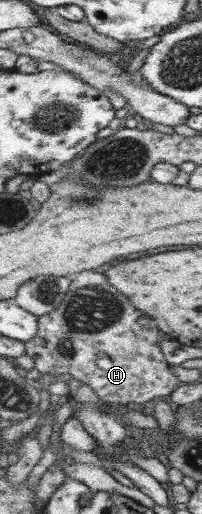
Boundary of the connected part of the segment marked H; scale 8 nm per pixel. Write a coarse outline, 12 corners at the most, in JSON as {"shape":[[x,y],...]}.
{"shape":[[103,273],[73,277],[26,355],[103,401],[183,383],[158,326]]}

